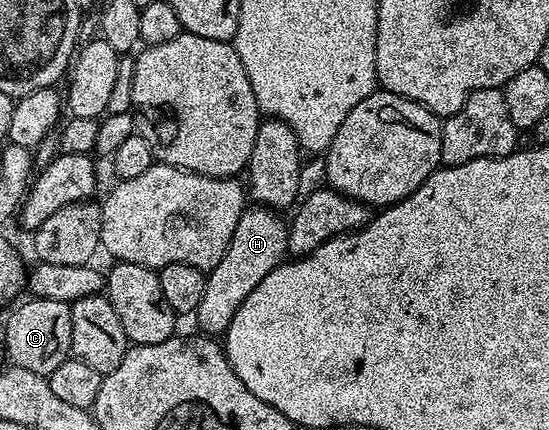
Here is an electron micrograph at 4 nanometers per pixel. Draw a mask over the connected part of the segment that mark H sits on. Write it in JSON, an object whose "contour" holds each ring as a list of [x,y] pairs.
{"contour":[[[267,207],[254,208],[248,208],[240,215],[223,258],[206,274],[207,286],[197,310],[199,325],[207,332],[204,334],[215,335],[211,333],[222,334],[226,331],[243,300],[263,282],[265,275],[279,266],[287,253],[289,229],[285,221],[279,218],[282,216]]]}

